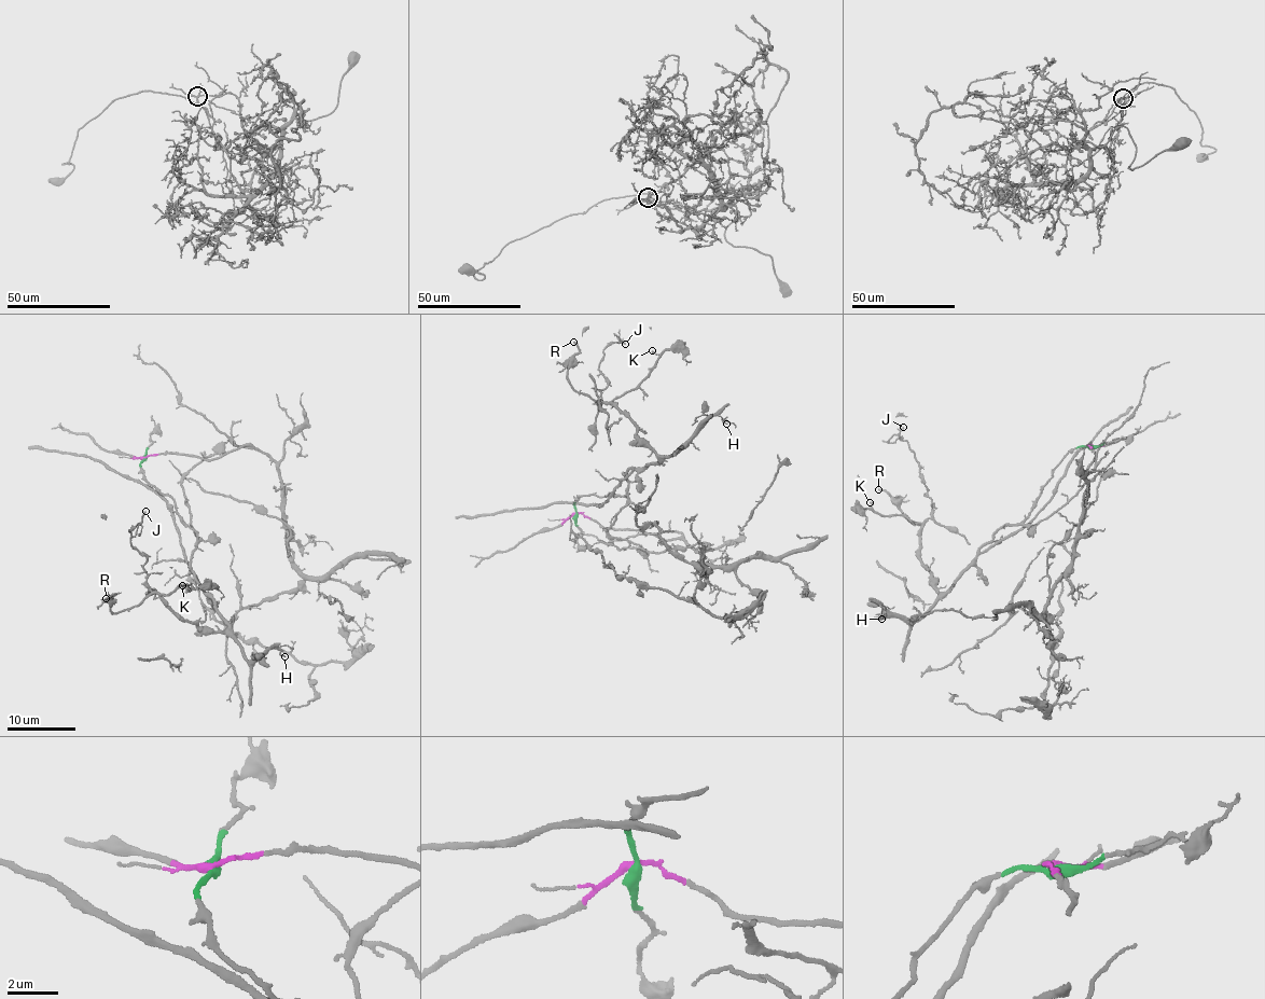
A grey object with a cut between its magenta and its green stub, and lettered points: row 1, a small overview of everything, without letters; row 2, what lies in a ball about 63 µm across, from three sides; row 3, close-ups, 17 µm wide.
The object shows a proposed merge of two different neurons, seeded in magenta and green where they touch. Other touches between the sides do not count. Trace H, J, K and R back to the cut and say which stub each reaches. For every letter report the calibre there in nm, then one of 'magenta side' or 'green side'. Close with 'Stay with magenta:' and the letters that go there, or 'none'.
H: 90 nm thick; green side
J: 130 nm thick; green side
K: 140 nm thick; green side
R: 170 nm thick; green side
Stay with magenta: none

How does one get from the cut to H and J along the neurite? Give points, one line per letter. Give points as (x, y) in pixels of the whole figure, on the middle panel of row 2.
H: (574, 514), (574, 502), (584, 495), (627, 495), (627, 480), (622, 474), (678, 449), (718, 415), (726, 425)
J: (574, 514), (584, 495), (627, 495), (622, 474), (658, 460), (628, 418), (598, 402), (602, 351), (624, 344)

